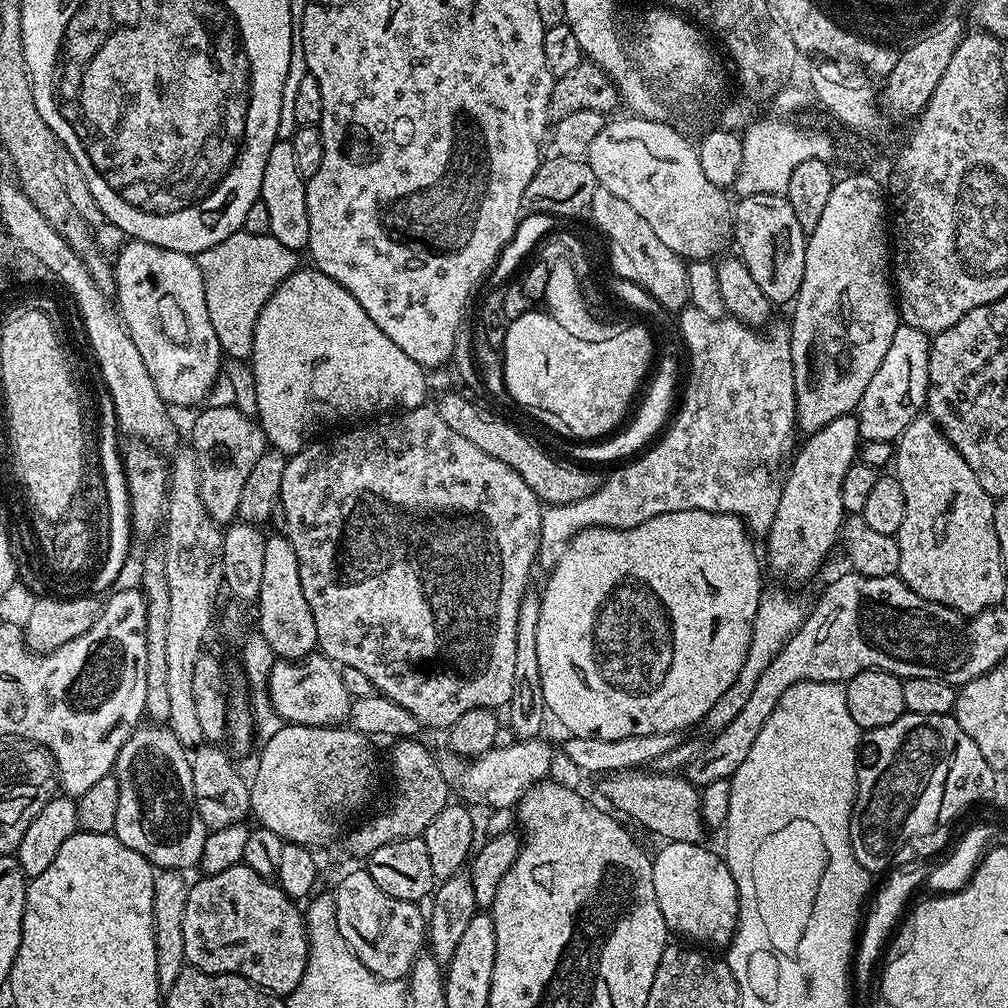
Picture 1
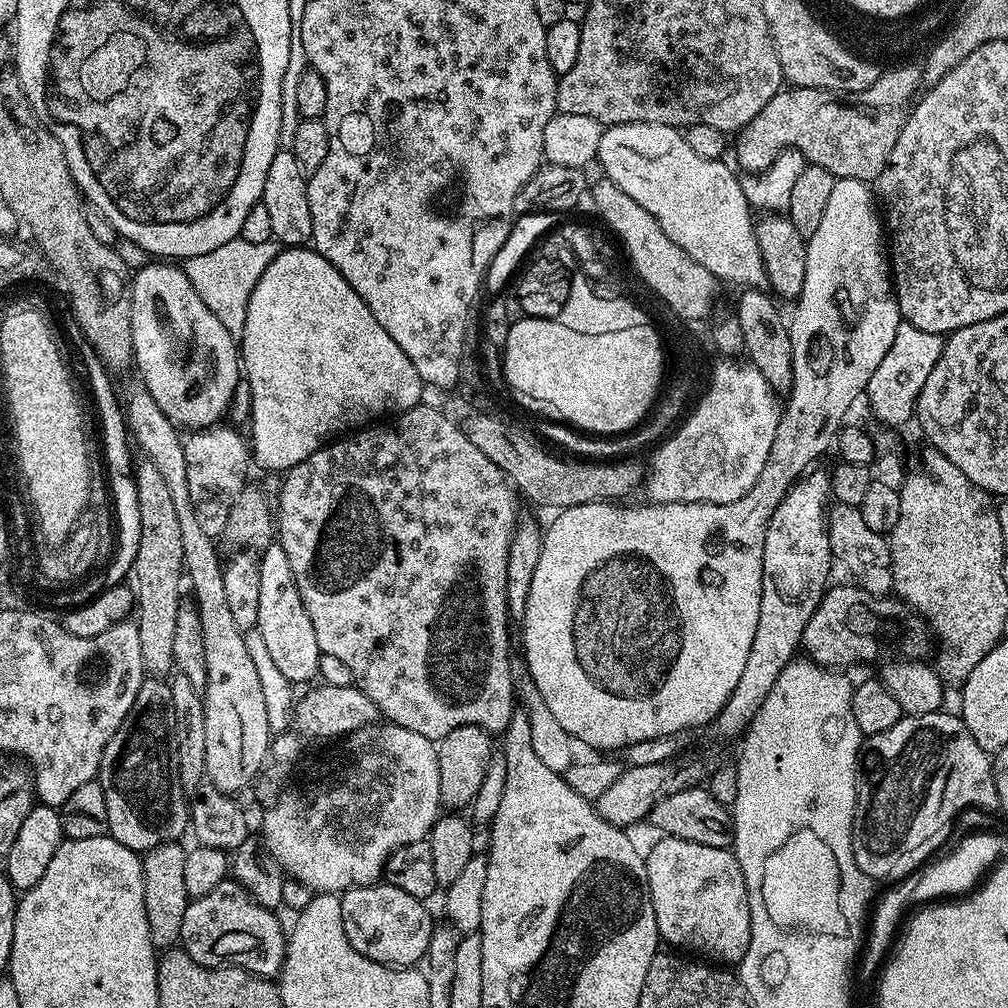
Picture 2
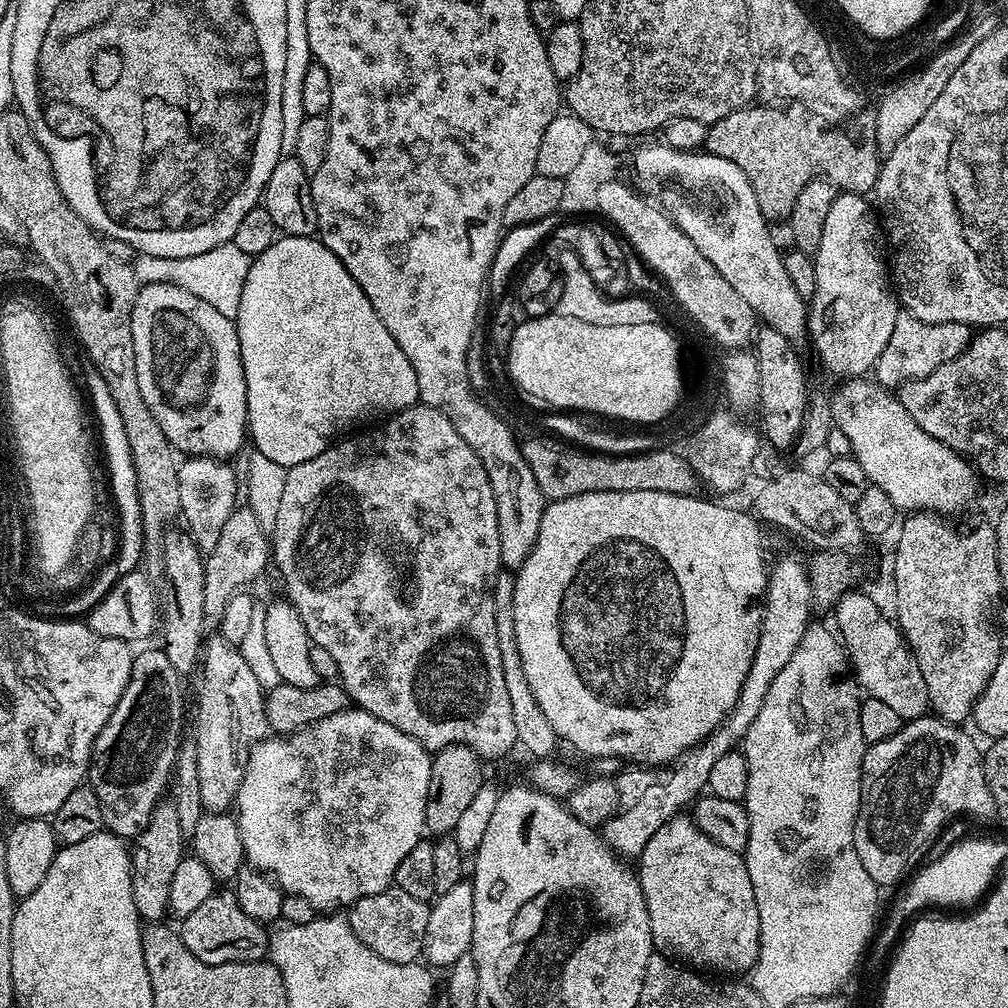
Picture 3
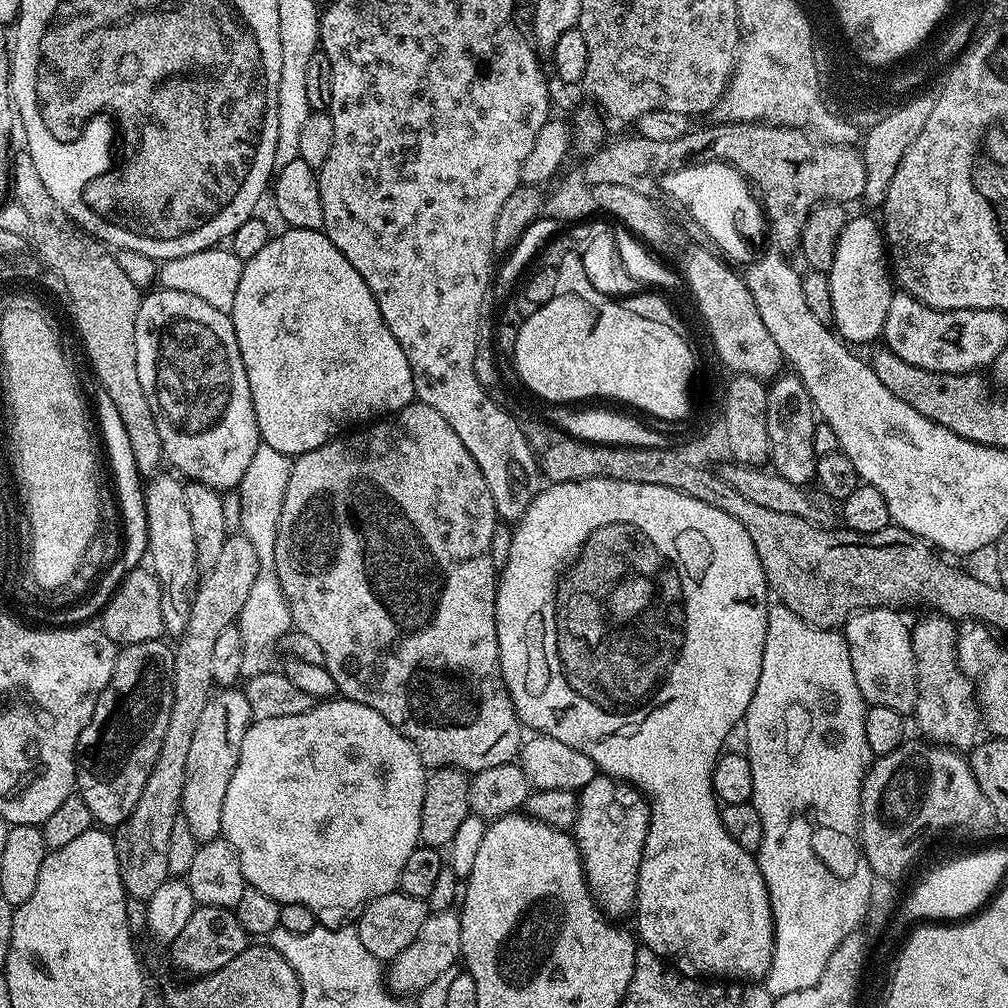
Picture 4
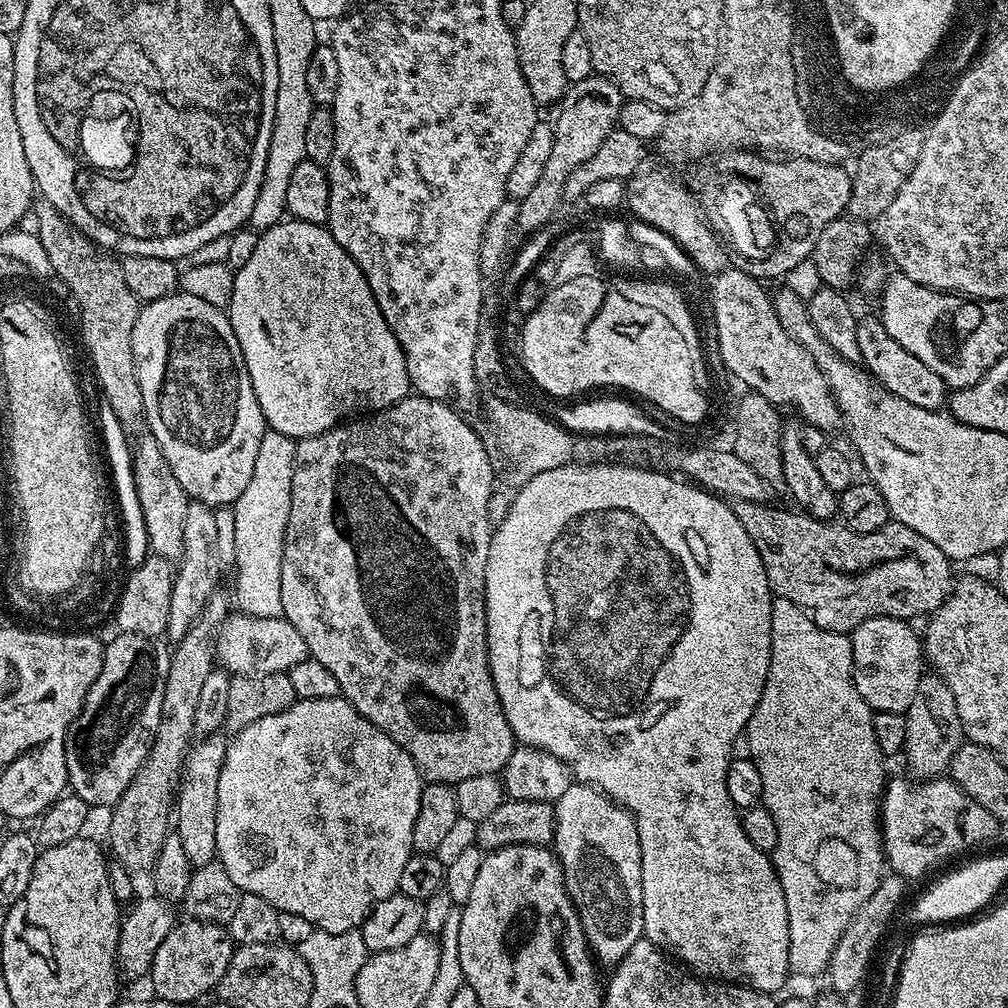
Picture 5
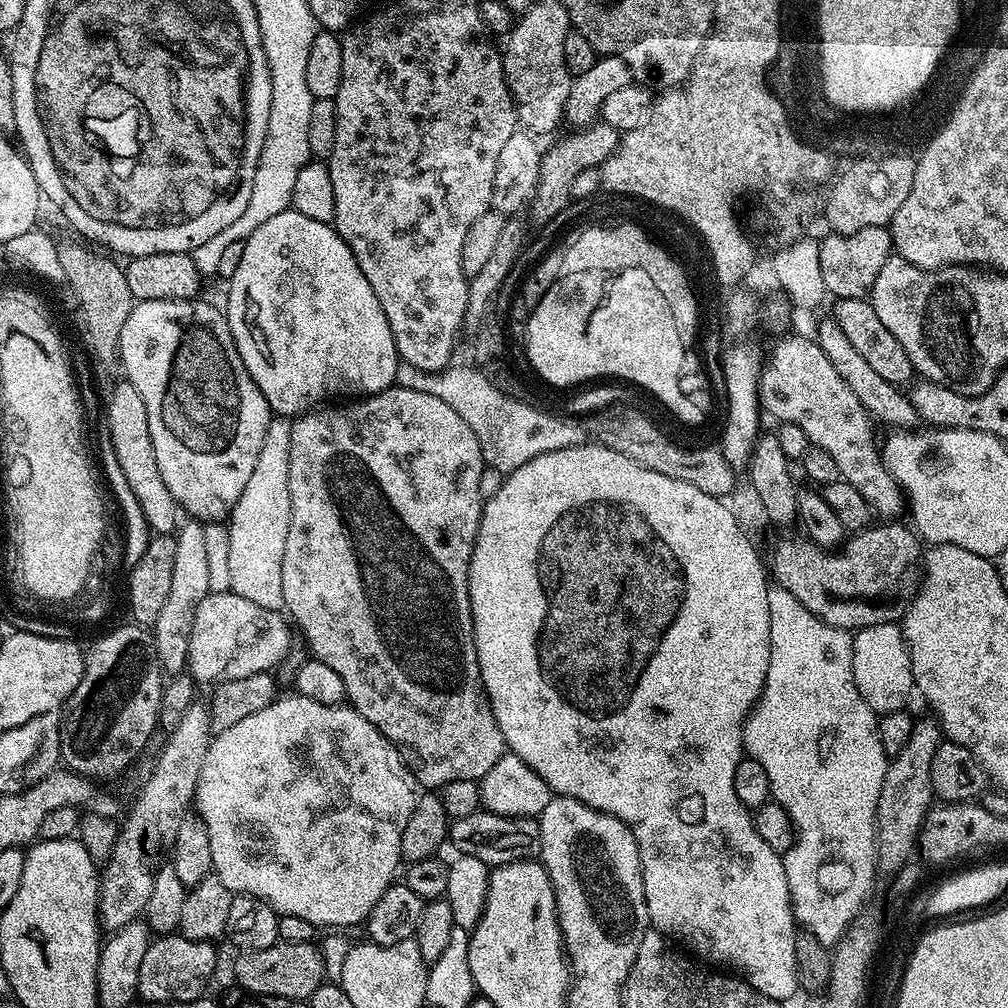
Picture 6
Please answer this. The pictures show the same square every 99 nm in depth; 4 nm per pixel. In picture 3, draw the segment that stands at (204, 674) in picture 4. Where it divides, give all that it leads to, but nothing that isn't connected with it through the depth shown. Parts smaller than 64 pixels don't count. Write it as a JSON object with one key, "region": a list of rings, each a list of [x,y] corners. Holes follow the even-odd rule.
{"region":[[[237,506],[230,518],[226,518],[226,526],[222,526],[222,534],[214,545],[214,550],[204,556],[204,573],[206,574],[206,590],[204,591],[205,629],[212,630],[219,625],[226,605],[234,594],[245,591],[251,580],[256,580],[270,564],[270,536],[258,518],[254,518],[254,510],[246,506]],[[161,799],[156,805],[156,809],[150,814],[150,822],[140,831],[140,835],[135,837],[130,855],[134,906],[140,919],[144,922],[163,921],[169,915],[168,899],[170,882],[174,882],[174,870],[178,870],[178,862],[186,855],[186,838],[178,826],[178,810],[171,799]]]}

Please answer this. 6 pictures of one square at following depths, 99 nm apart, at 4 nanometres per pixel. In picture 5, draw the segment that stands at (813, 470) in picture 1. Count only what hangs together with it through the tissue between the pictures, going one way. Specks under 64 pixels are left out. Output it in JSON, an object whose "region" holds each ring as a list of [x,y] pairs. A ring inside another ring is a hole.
{"region":[[[572,782],[554,803],[556,810],[556,833],[552,844],[560,869],[566,882],[566,890],[580,915],[582,930],[588,939],[593,957],[601,965],[615,966],[620,963],[630,946],[642,939],[644,919],[642,918],[642,850],[638,838],[638,826],[631,812],[616,804],[591,784]]]}

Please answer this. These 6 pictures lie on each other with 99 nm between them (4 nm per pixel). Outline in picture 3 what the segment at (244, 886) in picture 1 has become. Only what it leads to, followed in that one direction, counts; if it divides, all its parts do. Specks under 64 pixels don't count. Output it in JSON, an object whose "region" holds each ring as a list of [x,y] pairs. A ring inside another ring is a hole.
{"region":[[[217,890],[212,893],[194,914],[183,917],[178,931],[186,942],[190,954],[194,958],[202,958],[207,964],[225,964],[226,962],[246,962],[247,960],[263,960],[268,956],[269,929],[263,924],[254,922],[238,906],[235,891]]]}

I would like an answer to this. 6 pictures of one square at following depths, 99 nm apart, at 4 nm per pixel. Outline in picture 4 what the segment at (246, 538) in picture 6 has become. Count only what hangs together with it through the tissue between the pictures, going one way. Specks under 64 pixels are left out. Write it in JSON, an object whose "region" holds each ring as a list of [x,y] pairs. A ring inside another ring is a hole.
{"region":[[[263,442],[254,450],[254,458],[250,466],[246,466],[246,474],[242,474],[239,486],[241,496],[241,524],[239,531],[250,538],[254,550],[258,554],[260,573],[254,578],[254,587],[246,594],[246,603],[242,605],[238,627],[247,656],[242,662],[241,677],[257,676],[273,671],[272,644],[289,633],[293,627],[290,606],[282,594],[282,586],[278,582],[276,563],[274,562],[274,542],[278,542],[278,522],[282,514],[282,498],[286,498],[286,482],[290,482],[290,470],[293,457],[274,450],[274,446],[266,446]]]}

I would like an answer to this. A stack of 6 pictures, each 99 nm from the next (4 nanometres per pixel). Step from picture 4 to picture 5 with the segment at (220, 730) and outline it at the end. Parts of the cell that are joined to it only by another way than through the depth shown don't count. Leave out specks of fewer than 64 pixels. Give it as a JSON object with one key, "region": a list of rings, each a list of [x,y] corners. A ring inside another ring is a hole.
{"region":[[[210,734],[197,741],[185,756],[181,779],[174,802],[174,830],[182,839],[186,858],[190,858],[193,869],[213,863],[217,859],[217,802],[218,779],[225,762],[227,741],[220,734]]]}

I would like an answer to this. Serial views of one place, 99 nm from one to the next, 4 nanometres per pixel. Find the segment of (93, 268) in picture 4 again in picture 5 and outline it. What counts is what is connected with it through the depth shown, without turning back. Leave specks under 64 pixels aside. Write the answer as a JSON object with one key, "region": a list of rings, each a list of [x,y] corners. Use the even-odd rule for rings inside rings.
{"region":[[[37,203],[35,214],[34,233],[41,240],[60,284],[72,292],[83,319],[84,336],[87,337],[96,360],[96,365],[90,368],[90,372],[96,376],[96,384],[104,395],[103,403],[114,410],[114,418],[118,418],[125,433],[135,433],[135,428],[145,423],[142,390],[138,386],[132,353],[134,322],[140,313],[141,301],[130,294],[130,286],[126,286],[126,278],[122,278],[119,263],[115,259],[112,261],[113,257],[107,251],[101,250],[84,233],[78,231],[54,205]]]}

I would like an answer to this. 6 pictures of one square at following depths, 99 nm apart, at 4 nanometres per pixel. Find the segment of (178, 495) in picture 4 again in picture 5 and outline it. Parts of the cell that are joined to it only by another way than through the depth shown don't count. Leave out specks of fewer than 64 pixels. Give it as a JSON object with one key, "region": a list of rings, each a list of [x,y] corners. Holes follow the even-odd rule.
{"region":[[[150,434],[143,435],[137,435],[135,437],[137,440],[131,445],[132,473],[134,490],[138,494],[138,506],[142,506],[142,522],[146,526],[148,546],[151,555],[176,562],[179,561],[184,549],[182,533],[186,506],[190,501],[186,490],[182,490],[178,478],[174,478],[174,470],[170,470],[170,462],[166,462],[166,454],[162,454],[162,446],[158,446],[158,438]]]}

